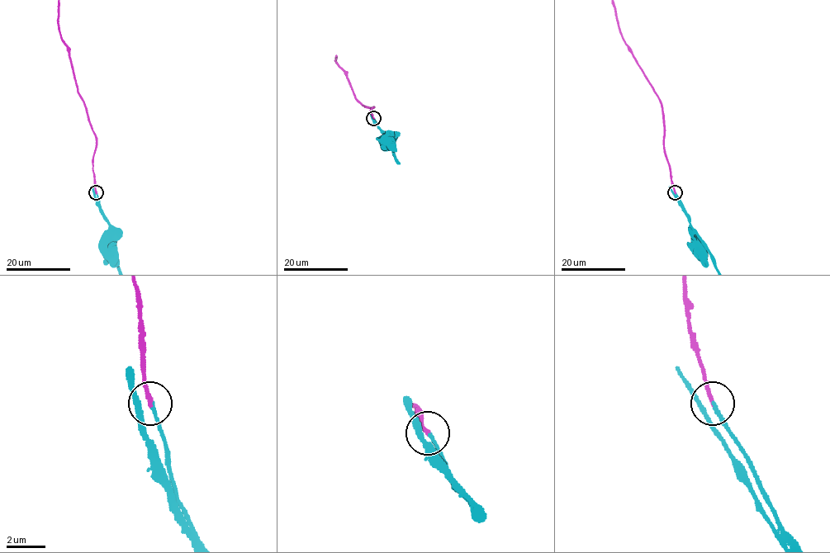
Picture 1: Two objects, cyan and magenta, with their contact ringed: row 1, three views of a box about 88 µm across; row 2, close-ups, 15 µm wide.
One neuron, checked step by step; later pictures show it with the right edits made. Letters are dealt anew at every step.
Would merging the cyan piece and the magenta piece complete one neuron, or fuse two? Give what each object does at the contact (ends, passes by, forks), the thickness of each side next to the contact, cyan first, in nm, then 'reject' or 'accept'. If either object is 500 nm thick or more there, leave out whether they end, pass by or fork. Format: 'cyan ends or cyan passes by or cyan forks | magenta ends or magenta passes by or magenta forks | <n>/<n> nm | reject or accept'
cyan ends | magenta ends | 160/200 nm | accept

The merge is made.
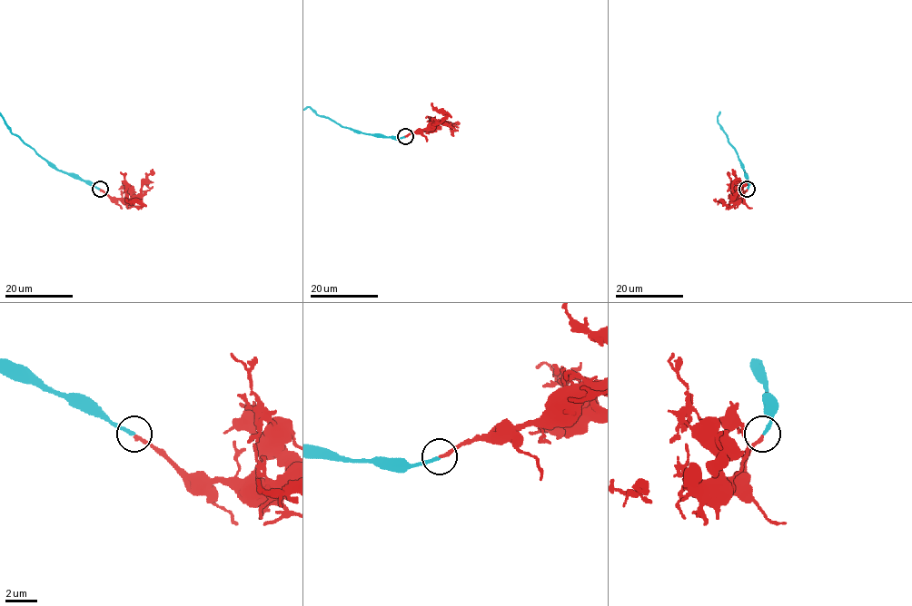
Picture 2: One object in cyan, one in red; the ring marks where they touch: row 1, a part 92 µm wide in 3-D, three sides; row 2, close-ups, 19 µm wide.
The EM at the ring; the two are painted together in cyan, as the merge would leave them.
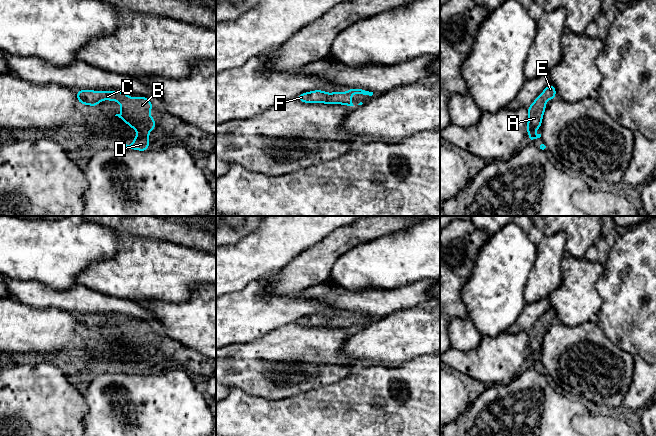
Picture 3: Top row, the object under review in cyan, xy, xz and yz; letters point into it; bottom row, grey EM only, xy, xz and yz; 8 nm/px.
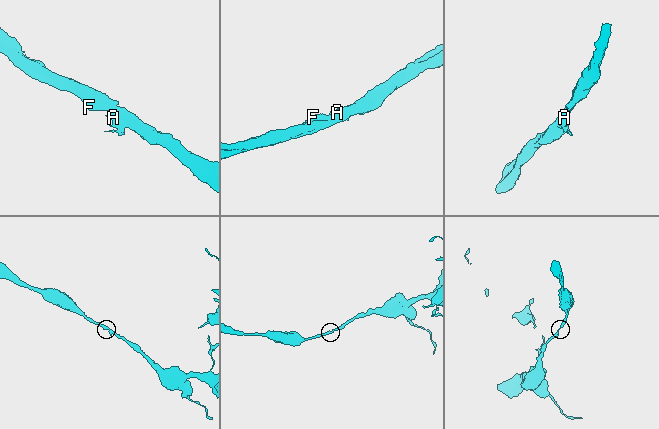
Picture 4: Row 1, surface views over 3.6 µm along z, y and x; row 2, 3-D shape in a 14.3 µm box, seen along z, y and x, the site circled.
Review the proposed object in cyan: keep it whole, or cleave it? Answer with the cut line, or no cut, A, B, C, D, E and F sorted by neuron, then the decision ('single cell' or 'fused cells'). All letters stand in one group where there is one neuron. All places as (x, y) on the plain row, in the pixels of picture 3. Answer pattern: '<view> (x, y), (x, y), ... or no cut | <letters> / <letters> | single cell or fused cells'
no cut | A B C D E F | single cell

